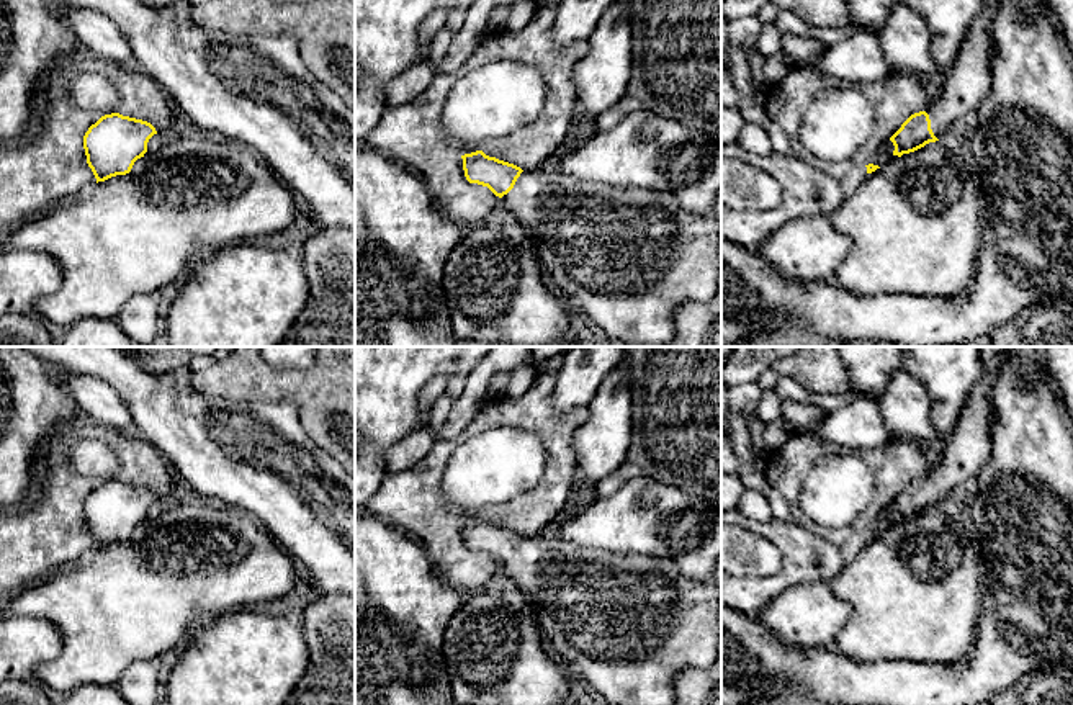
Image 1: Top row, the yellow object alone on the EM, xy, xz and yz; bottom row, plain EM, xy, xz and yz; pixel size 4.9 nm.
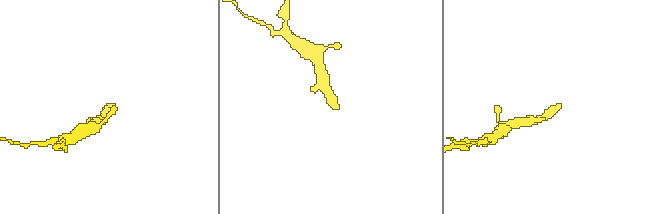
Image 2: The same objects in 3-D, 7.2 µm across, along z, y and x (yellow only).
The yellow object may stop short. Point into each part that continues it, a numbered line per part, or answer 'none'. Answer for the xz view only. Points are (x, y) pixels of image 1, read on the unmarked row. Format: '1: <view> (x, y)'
1: xz (628, 624)

